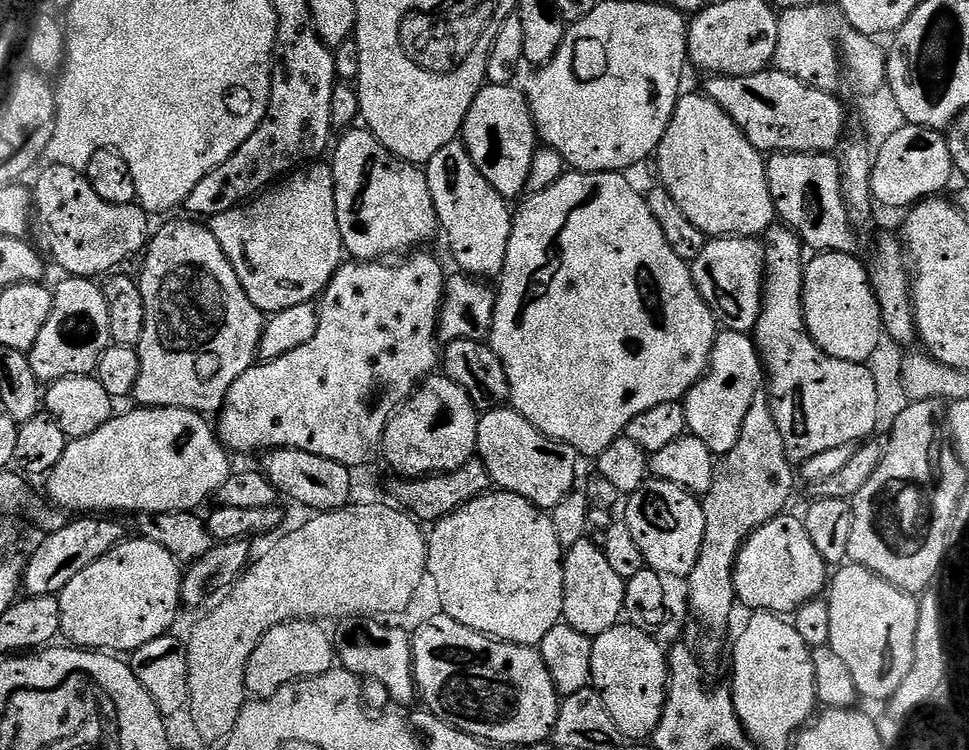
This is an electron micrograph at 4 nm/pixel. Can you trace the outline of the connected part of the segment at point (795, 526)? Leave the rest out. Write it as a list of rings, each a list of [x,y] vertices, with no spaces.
[[[788,515],[775,516],[757,528],[740,548],[734,566],[734,590],[737,601],[748,610],[792,614],[806,602],[817,599],[829,583],[829,565],[814,550],[803,519]]]

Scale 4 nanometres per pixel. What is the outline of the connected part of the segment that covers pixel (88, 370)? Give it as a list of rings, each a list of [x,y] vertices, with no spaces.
[[[68,276],[60,285],[55,285],[52,293],[52,309],[46,318],[46,326],[42,326],[42,334],[38,334],[38,342],[34,342],[31,352],[28,353],[28,361],[34,374],[42,382],[71,376],[86,376],[95,373],[96,364],[111,344],[110,310],[106,310],[103,287],[92,278]]]

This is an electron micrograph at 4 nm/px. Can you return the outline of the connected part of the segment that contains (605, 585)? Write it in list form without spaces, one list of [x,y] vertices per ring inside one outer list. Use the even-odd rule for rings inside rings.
[[[585,538],[574,542],[564,554],[564,615],[563,623],[574,626],[582,634],[590,637],[601,636],[606,630],[621,623],[626,612],[624,588],[626,581],[618,578],[618,573],[606,562],[606,554],[599,543],[591,544]]]

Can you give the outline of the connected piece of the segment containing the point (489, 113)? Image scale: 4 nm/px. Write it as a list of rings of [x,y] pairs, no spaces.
[[[485,83],[478,98],[474,98],[474,106],[470,106],[470,114],[466,114],[462,133],[462,142],[482,178],[486,178],[486,182],[490,182],[490,186],[509,202],[515,201],[515,196],[525,195],[530,166],[538,147],[532,107],[528,105],[527,95],[518,89],[510,84]]]

